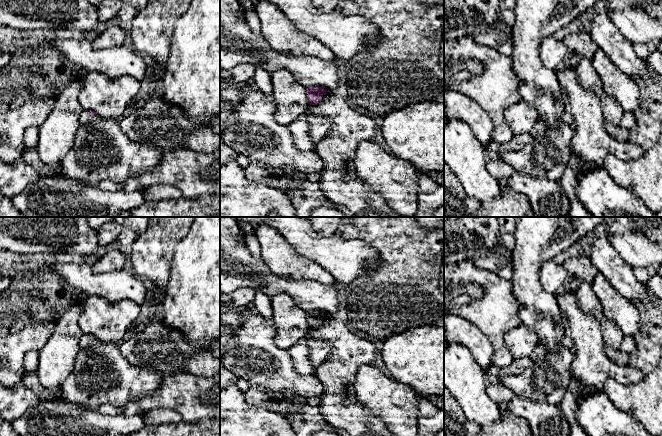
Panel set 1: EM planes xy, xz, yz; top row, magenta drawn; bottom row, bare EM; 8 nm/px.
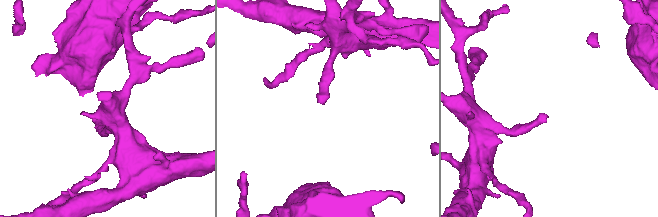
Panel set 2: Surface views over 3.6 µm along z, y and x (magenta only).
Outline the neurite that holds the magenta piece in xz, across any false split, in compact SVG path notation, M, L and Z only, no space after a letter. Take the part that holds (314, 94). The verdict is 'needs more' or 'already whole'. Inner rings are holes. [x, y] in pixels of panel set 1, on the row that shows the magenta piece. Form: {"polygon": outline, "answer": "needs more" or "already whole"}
{"polygon": "M321 87L307 88L308 104L314 105L320 102L322 97L326 94L327 90Z", "answer": "already whole"}

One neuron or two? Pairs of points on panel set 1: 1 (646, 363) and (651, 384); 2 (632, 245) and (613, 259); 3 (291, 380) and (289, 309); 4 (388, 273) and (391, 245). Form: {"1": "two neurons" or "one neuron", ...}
{"1": "two neurons", "2": "two neurons", "3": "two neurons", "4": "one neuron"}

